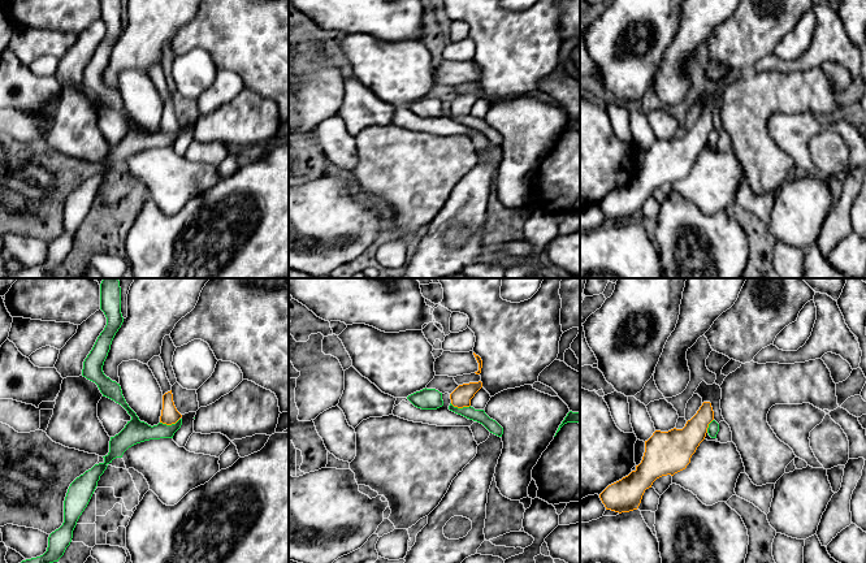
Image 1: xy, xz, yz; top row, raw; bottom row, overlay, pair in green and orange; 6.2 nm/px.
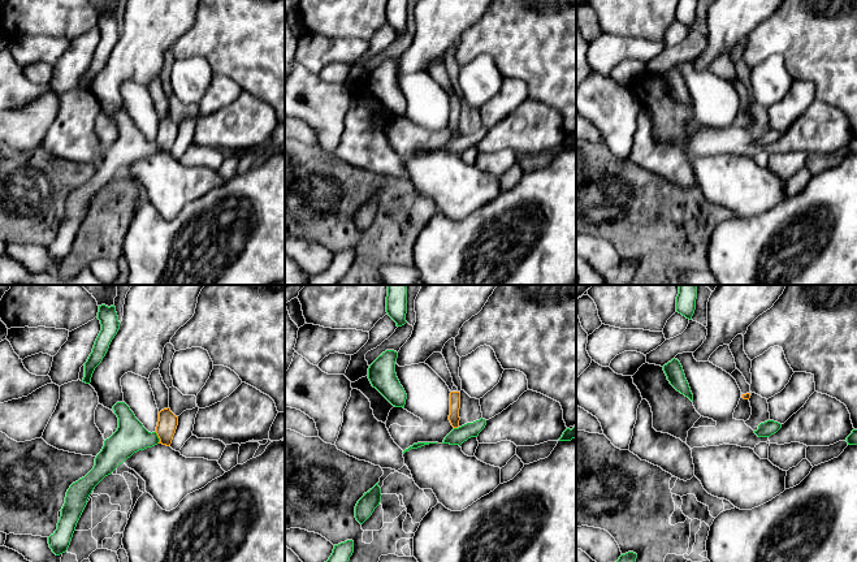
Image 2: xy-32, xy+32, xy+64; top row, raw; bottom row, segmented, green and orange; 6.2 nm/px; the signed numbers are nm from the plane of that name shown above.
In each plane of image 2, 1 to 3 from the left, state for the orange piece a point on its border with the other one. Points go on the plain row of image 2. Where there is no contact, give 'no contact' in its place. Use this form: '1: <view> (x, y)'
1: xy-32 (158, 146)
2: xy+32 (455, 137)
3: no contact

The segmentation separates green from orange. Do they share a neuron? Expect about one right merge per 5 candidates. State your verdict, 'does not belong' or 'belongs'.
does not belong

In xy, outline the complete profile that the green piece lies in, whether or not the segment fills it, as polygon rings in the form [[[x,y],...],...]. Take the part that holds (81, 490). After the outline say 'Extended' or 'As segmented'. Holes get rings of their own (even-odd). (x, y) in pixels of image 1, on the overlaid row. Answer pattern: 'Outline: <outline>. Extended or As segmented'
Outline: [[[104,278],[101,281],[100,309],[107,317],[107,325],[83,361],[82,376],[95,382],[103,397],[121,404],[131,416],[131,420],[127,421],[118,434],[111,437],[109,452],[103,456],[104,462],[95,464],[70,484],[64,501],[64,523],[59,529],[49,534],[47,551],[40,556],[26,559],[21,563],[59,562],[70,545],[77,521],[87,507],[98,486],[98,481],[108,464],[116,458],[122,458],[124,452],[137,443],[150,439],[173,438],[174,433],[182,425],[182,419],[172,425],[159,423],[153,426],[140,421],[137,413],[126,403],[120,384],[112,381],[103,372],[103,365],[111,350],[112,341],[124,322],[118,278]]]. As segmented

